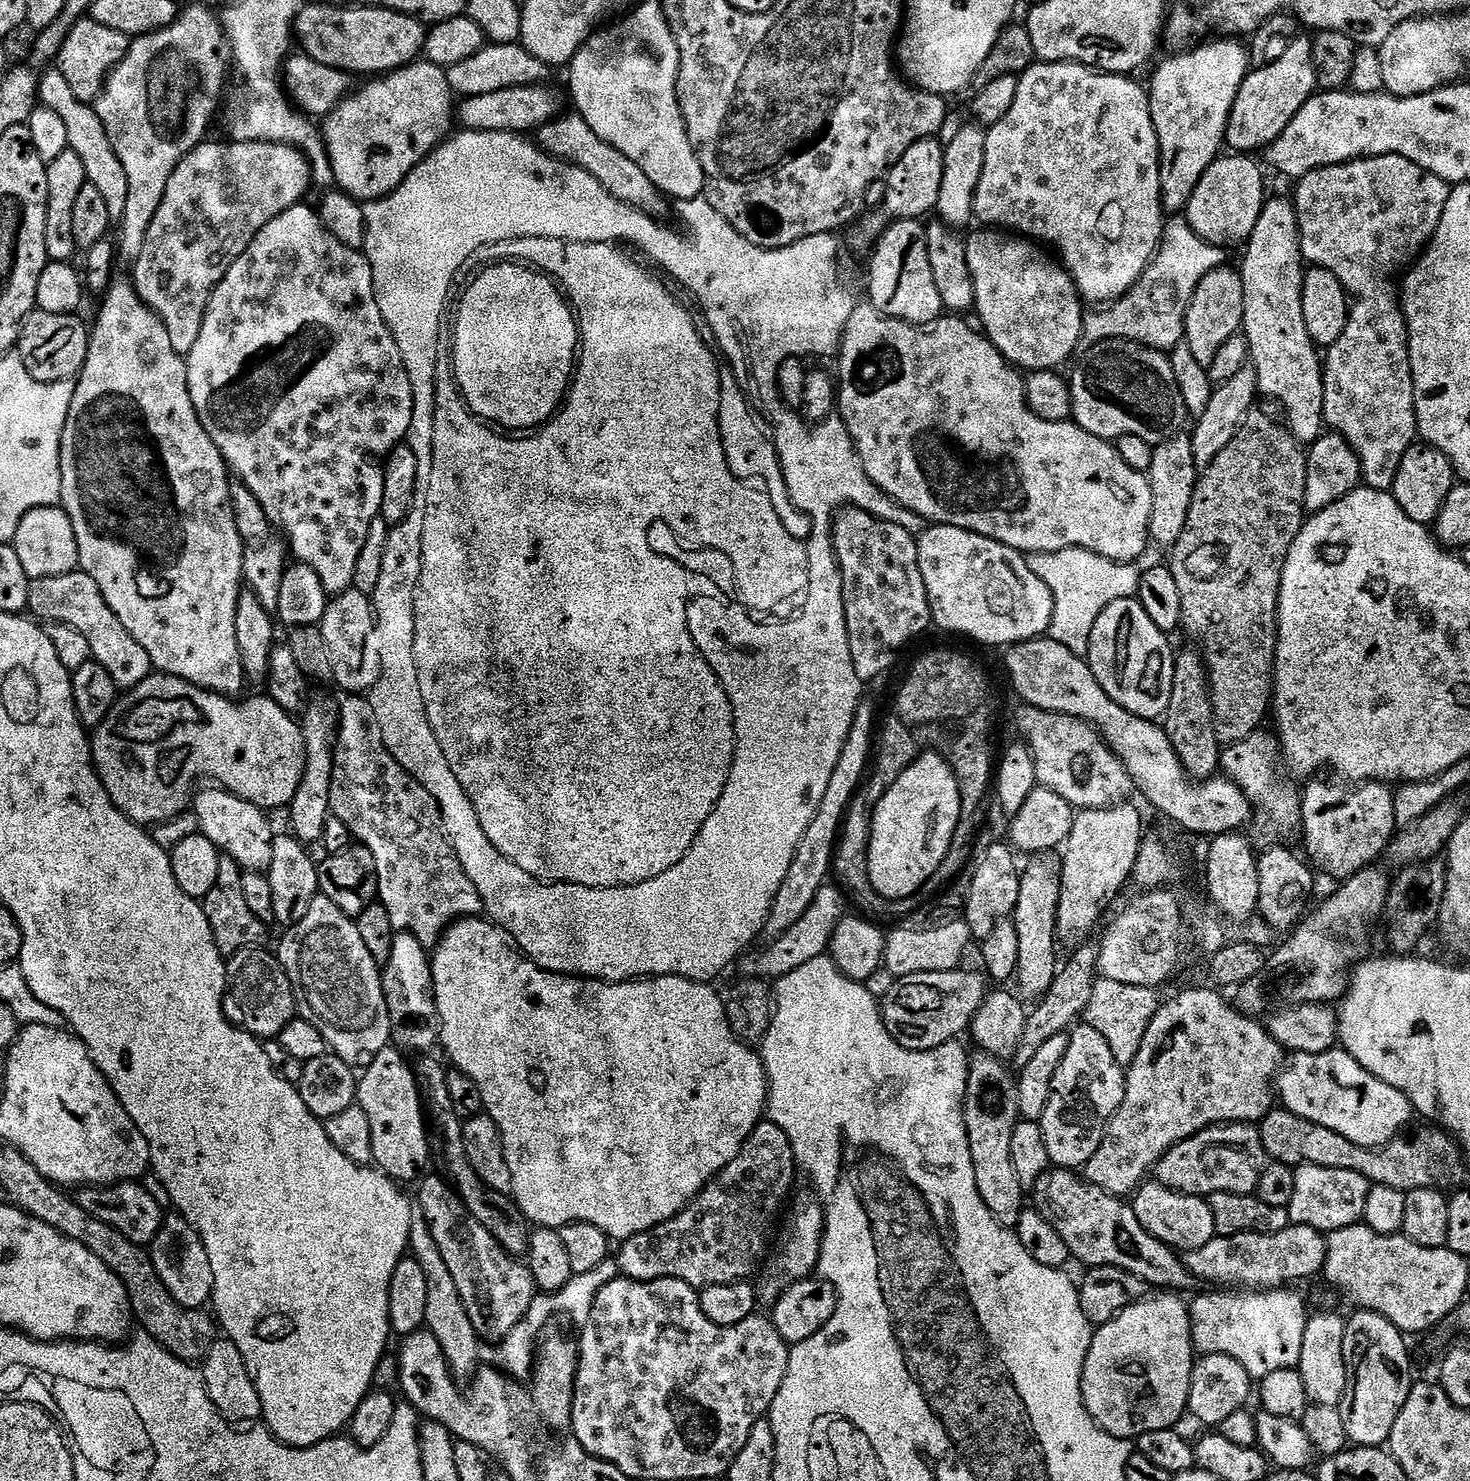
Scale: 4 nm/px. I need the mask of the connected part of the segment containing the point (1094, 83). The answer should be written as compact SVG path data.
M1037 62L1031 68L1021 72L1018 77L1018 94L1014 94L1014 106L1010 106L1010 110L1006 110L1004 117L987 129L986 162L982 162L982 178L978 178L978 190L974 198L975 219L984 223L981 225L1019 234L1049 249L1056 248L1055 255L1075 282L1076 288L1080 291L1081 301L1089 305L1096 304L1092 306L1108 306L1121 300L1135 286L1138 278L1142 278L1142 274L1152 263L1156 251L1160 249L1160 242L1164 238L1166 213L1160 197L1158 134L1154 130L1145 85L1135 84L1132 80L1135 79L1128 76L1113 76L1107 72L1098 72L1094 68L1088 68L1084 64L1071 62L1058 64Z

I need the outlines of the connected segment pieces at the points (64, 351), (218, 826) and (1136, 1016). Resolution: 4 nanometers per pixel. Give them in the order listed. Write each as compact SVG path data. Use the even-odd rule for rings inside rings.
M33 310L24 320L20 330L18 355L26 366L30 378L43 384L62 382L63 380L75 381L80 375L82 366L86 362L88 353L89 325L80 321L79 315L73 314L46 314Z
M221 788L213 789L202 793L199 791L192 800L192 814L199 822L201 835L206 836L216 848L231 857L241 871L267 873L276 837L276 830L267 818L269 815L232 792Z
M1097 979L1086 1013L1086 1022L1098 1030L1102 1038L1106 1038L1110 1050L1114 1050L1114 1058L1121 1066L1132 1064L1134 1058L1138 1058L1138 1050L1142 1050L1142 1038L1146 1038L1146 1030L1161 1006L1160 994L1155 988L1126 986L1126 982Z

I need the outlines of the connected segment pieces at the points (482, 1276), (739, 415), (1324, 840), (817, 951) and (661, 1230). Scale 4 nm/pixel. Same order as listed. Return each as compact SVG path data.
M432 1174L432 1177L420 1188L420 1208L419 1211L424 1217L424 1221L430 1226L430 1234L434 1234L434 1242L438 1242L438 1250L442 1250L442 1259L446 1262L446 1267L450 1270L451 1277L454 1278L454 1286L458 1288L458 1294L466 1308L466 1314L470 1316L470 1322L474 1326L477 1336L484 1342L499 1342L526 1318L526 1310L530 1310L530 1302L538 1294L538 1289L532 1271L527 1263L521 1262L517 1257L510 1256L486 1230L486 1226L473 1218L466 1210L466 1206L460 1201L456 1193L452 1190L452 1185L439 1175Z
M724 370L722 430L724 430L724 442L726 442L726 450L728 450L728 458L732 462L732 468L736 470L736 474L740 474L740 478L744 478L748 482L758 480L758 478L766 478L772 492L776 494L778 502L782 502L782 510L778 510L776 516L784 518L786 526L794 532L792 538L808 542L808 536L812 533L812 522L803 512L799 512L792 505L792 499L788 496L784 475L780 469L780 460L776 456L776 450L772 447L771 439L765 433L764 436L760 433L759 427L761 428L761 425L758 423L748 401L745 400L744 394L740 390L740 383L736 381L736 376L732 373L732 370Z
M1364 782L1359 786L1344 786L1348 788L1320 788L1312 797L1305 799L1302 803L1302 814L1304 815L1302 821L1302 827L1304 827L1304 844L1308 847L1308 852L1312 855L1311 863L1315 865L1317 869L1321 868L1328 876L1337 876L1337 881L1343 882L1348 879L1348 877L1353 876L1361 872L1363 868L1371 868L1377 863L1376 860L1380 855L1387 853L1389 851L1390 845L1397 835L1398 829L1396 827L1396 819L1394 818L1394 792L1391 787L1385 786L1383 784L1378 784L1375 782Z
M826 884L818 892L814 902L810 904L810 909L802 914L802 917L786 934L775 937L769 943L771 944L770 948L764 949L758 956L752 957L752 954L748 954L739 961L738 969L740 968L743 973L742 976L777 980L783 976L788 976L800 966L813 961L814 958L825 955L836 928L846 916L844 900L846 901L845 895L839 887Z
M762 1122L750 1134L738 1158L734 1158L730 1166L723 1168L677 1216L642 1234L632 1236L619 1245L620 1276L642 1282L674 1278L686 1282L697 1290L719 1284L747 1281L755 1277L757 1275L756 1267L759 1264L761 1267L769 1251L774 1229L793 1195L792 1183L795 1182L796 1176L798 1177L798 1165L794 1150L790 1146L790 1138L786 1138L786 1134L778 1130L778 1126L774 1126L771 1122Z

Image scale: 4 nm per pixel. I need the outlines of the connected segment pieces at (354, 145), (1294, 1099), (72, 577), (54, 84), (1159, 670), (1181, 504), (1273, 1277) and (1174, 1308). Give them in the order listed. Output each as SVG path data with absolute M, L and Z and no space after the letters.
M427 62L408 64L397 72L369 79L365 84L368 85L357 87L326 117L322 131L330 166L334 170L335 187L356 200L371 202L389 196L434 149L453 135L454 93L448 84L447 71Z
M1339 1046L1324 1053L1293 1055L1283 1065L1274 1088L1287 1112L1326 1126L1326 1130L1334 1130L1334 1134L1342 1134L1342 1138L1350 1138L1350 1142L1363 1148L1384 1147L1401 1135L1414 1117L1412 1104L1402 1090L1394 1090L1394 1086L1374 1078L1370 1070L1358 1066L1352 1055Z
M77 570L70 574L62 574L58 578L33 580L30 586L27 611L33 612L31 615L37 621L48 620L47 622L52 624L65 624L78 630L78 634L82 634L82 638L86 638L86 642L90 642L92 660L102 665L110 674L110 678L114 678L117 689L137 688L147 676L151 676L154 672L150 654L146 654L146 650L142 650L142 646L138 646L138 642L134 642L134 638L130 638L130 632L126 630L126 626L122 626L122 622L118 622L118 616L114 614L114 610L110 610L110 606L106 606L106 598L102 598L102 590L98 590L98 582L94 582L94 578L90 578L90 574Z
M48 71L52 72L40 76L39 103L66 122L70 151L78 154L78 158L82 158L82 166L86 166L88 183L98 188L110 216L118 218L126 210L126 194L130 194L130 186L126 182L126 170L122 170L122 164L118 162L118 156L110 146L110 138L106 138L106 130L98 118L95 107L74 98L74 90L70 90L70 85L66 82L66 78L62 78L60 71Z
M1139 599L1110 602L1094 622L1086 659L1094 678L1098 678L1098 686L1113 702L1130 710L1130 714L1138 714L1138 718L1159 721L1167 714L1174 686L1176 656L1168 640L1166 633L1150 620Z
M1181 434L1155 445L1152 453L1154 462L1150 462L1150 470L1146 473L1154 498L1148 534L1153 545L1161 544L1168 550L1182 538L1182 530L1186 530L1186 518L1190 514L1190 502L1194 498L1198 469L1192 441L1187 435Z
M1292 1224L1278 1234L1238 1234L1237 1236L1215 1236L1206 1246L1193 1252L1183 1253L1182 1259L1197 1281L1205 1280L1208 1286L1232 1286L1241 1284L1244 1290L1280 1290L1285 1286L1296 1286L1299 1280L1308 1280L1311 1276L1319 1277L1324 1270L1328 1241L1325 1233L1310 1226Z
M1176 1294L1154 1296L1130 1305L1108 1324L1101 1324L1095 1329L1092 1345L1086 1354L1086 1366L1082 1370L1082 1398L1086 1410L1103 1432L1119 1440L1135 1441L1137 1436L1150 1434L1150 1430L1176 1428L1189 1411L1194 1365L1190 1308Z

